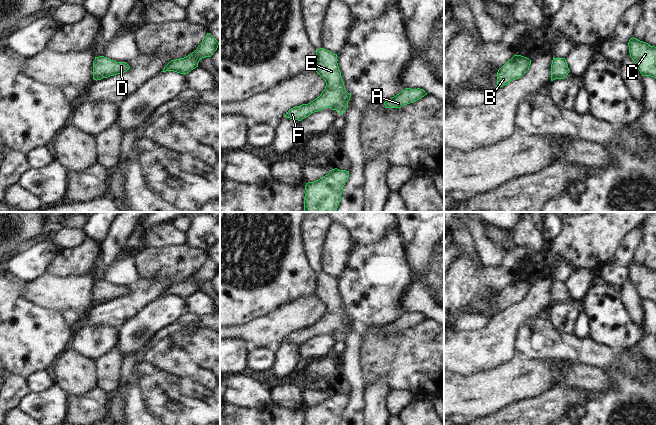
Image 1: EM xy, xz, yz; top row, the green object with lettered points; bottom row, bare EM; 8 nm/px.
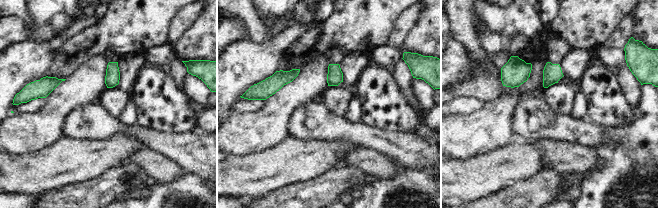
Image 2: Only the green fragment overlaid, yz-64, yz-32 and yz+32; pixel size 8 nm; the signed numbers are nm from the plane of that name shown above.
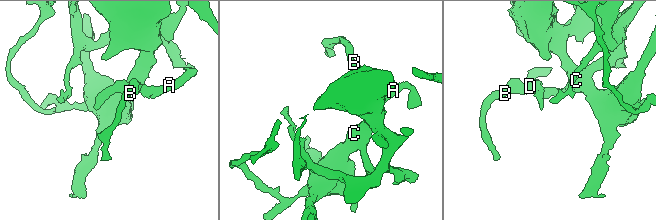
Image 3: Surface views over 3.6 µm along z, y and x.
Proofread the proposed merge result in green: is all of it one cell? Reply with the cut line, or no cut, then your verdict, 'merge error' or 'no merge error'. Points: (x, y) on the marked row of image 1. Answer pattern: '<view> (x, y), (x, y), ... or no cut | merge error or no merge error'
no cut | no merge error

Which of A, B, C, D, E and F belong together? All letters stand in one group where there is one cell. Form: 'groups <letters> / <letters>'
groups A B C D E F

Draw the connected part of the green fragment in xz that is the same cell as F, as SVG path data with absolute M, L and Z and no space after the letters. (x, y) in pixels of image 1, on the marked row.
M316 50L315 71L325 80L325 89L310 103L291 108L284 117L301 121L312 113L323 110L325 106L343 115L351 94L345 89L337 60L337 54L329 50Z

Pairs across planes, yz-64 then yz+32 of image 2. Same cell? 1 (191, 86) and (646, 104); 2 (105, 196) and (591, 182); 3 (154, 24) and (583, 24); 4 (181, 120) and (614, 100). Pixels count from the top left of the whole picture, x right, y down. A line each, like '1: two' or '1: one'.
1: one
2: two
3: one
4: one

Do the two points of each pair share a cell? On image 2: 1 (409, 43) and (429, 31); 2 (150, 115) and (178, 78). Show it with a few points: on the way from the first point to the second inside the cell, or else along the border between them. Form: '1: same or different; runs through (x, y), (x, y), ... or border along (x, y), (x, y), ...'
1: same; runs through (414, 43), (424, 36)
2: different; border along (168, 70), (174, 84), (184, 95), (187, 102)

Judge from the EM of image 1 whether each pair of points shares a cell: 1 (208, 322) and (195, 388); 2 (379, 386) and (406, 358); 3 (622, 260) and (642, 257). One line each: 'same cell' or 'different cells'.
1: same cell
2: different cells
3: different cells

